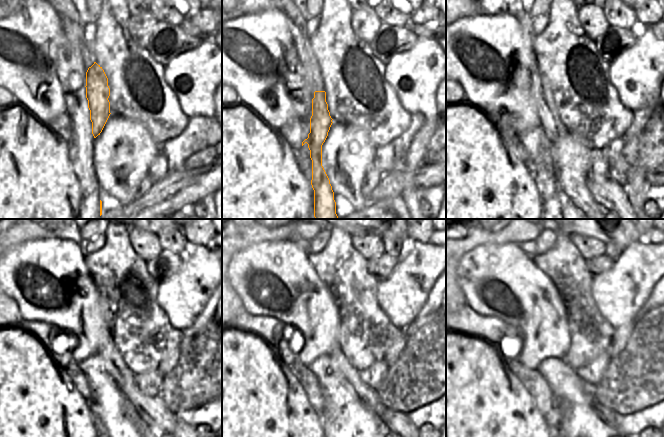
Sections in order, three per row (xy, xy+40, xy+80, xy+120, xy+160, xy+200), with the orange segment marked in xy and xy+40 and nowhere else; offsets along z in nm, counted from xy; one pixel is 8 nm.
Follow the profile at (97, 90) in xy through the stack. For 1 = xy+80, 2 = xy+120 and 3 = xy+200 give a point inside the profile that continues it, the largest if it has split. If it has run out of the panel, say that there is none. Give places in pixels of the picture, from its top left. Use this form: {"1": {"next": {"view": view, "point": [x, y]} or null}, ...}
{"1": {"next": {"view": "xy+80", "point": [537, 142]}}, "2": {"next": {"view": "xy+120", "point": [94, 367]}}, "3": {"next": {"view": "xy+200", "point": [563, 379]}}}

